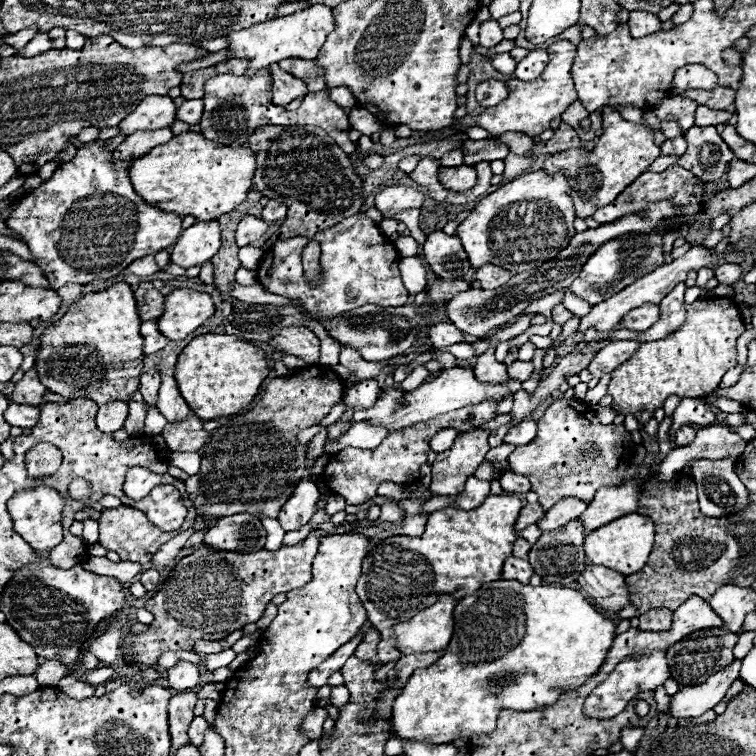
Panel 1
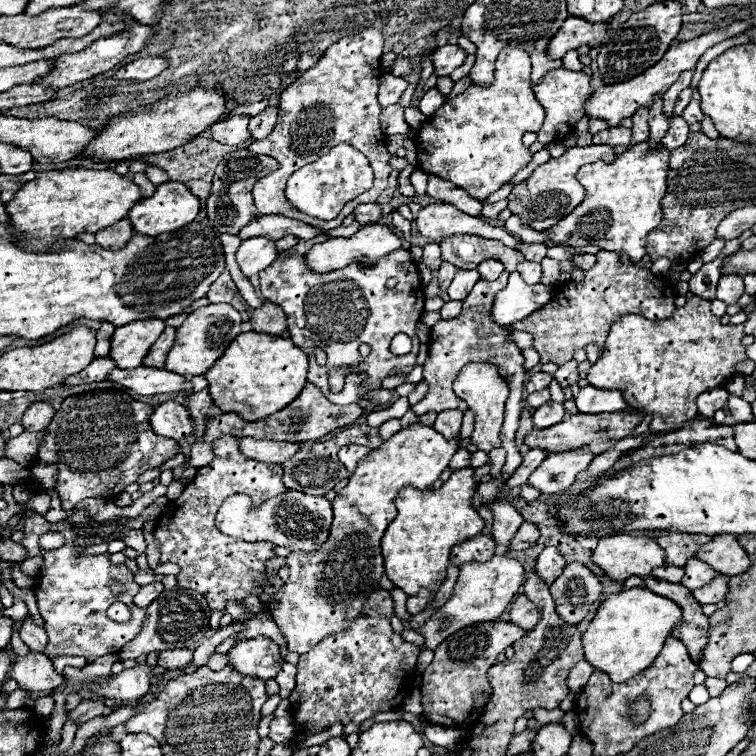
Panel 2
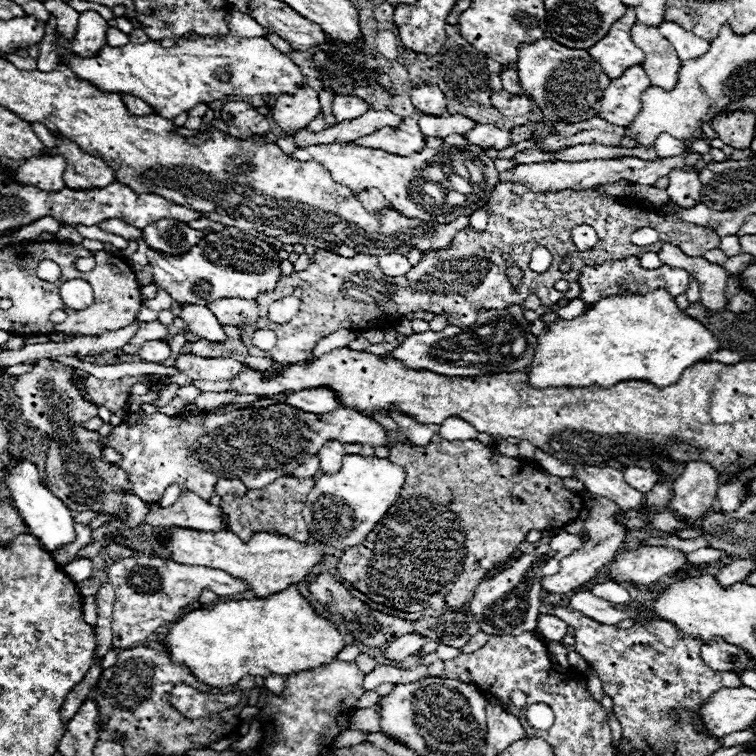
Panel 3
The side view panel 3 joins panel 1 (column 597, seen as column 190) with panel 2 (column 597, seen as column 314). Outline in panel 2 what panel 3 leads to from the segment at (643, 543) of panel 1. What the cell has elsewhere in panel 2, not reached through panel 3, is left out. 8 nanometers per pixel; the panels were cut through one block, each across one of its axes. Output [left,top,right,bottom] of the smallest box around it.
[592,534,666,582]

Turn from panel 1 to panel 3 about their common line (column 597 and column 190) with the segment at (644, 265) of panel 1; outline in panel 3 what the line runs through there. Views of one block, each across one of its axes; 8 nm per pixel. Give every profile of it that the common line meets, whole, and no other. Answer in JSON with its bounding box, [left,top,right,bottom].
[148,228,282,304]

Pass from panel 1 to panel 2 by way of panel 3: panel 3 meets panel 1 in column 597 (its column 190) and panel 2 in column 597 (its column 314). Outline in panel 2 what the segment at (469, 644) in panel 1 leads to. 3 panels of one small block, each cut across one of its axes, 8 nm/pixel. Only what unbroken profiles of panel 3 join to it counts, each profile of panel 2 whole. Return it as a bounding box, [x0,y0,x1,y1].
[582,588,682,682]

